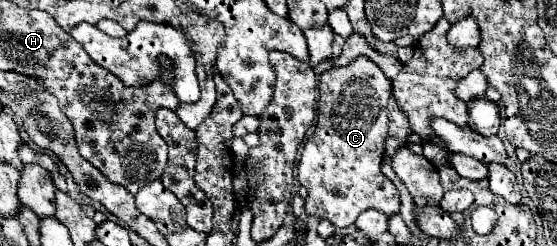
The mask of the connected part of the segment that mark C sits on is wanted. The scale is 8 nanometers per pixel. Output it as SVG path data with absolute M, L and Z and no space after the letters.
M358 56L348 66L330 68L320 76L318 122L298 164L298 182L308 190L304 204L308 214L326 218L336 228L346 228L366 208L378 208L388 218L398 212L398 190L380 170L388 134L386 104L390 92L390 80L366 56Z

